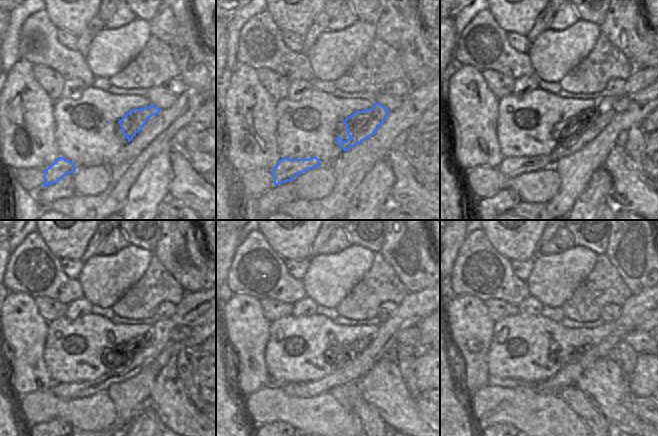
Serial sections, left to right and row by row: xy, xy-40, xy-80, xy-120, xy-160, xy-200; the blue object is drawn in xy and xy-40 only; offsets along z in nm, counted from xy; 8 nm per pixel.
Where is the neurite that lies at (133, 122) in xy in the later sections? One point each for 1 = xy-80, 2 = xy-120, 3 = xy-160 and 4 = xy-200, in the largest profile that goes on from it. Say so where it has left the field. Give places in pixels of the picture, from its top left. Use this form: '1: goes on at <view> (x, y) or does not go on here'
1: goes on at xy-80 (588, 128)
2: goes on at xy-120 (193, 305)
3: goes on at xy-160 (414, 307)
4: goes on at xy-200 (635, 310)

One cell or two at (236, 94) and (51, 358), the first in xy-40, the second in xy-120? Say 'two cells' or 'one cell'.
two cells

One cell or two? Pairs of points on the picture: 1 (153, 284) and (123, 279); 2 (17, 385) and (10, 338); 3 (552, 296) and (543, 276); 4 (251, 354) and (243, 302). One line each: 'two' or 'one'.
1: two
2: one
3: one
4: one

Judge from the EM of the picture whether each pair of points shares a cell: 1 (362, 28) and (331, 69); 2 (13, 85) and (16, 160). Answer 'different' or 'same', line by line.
1: same
2: same

